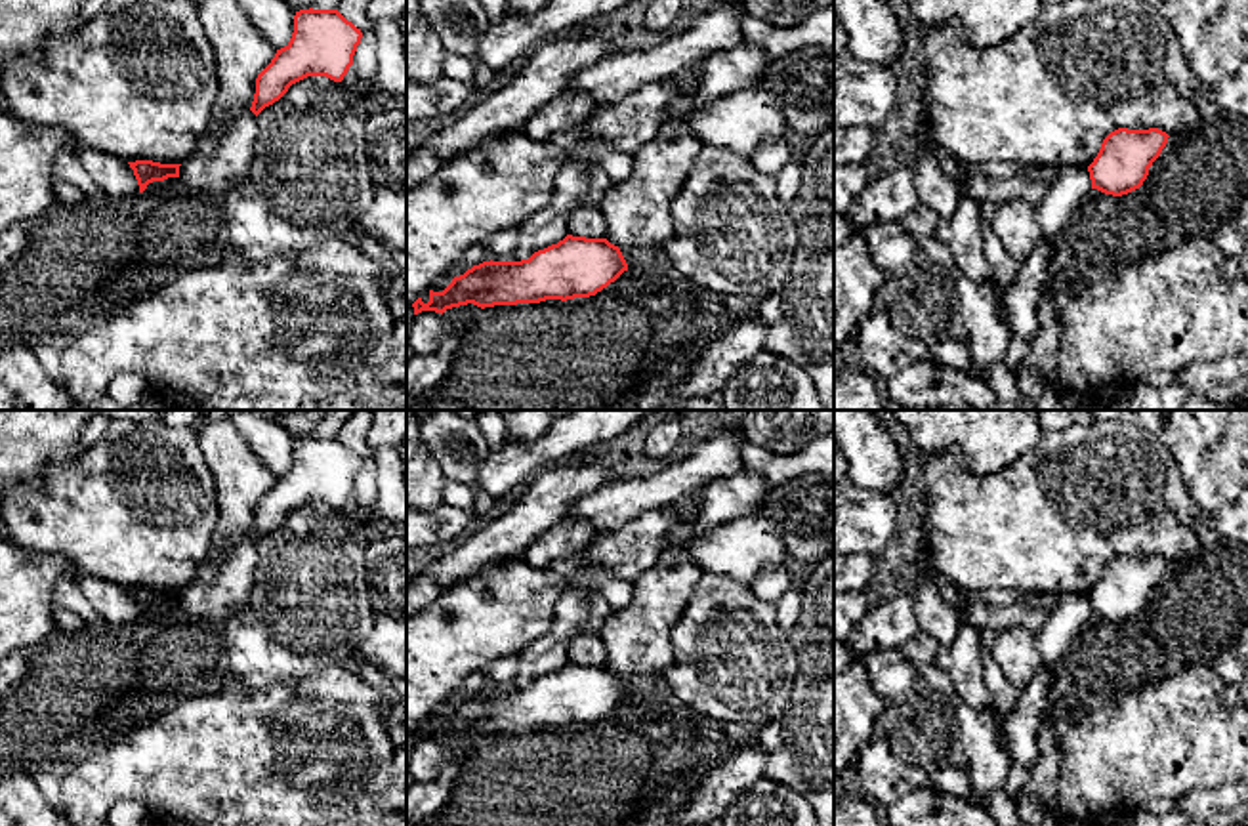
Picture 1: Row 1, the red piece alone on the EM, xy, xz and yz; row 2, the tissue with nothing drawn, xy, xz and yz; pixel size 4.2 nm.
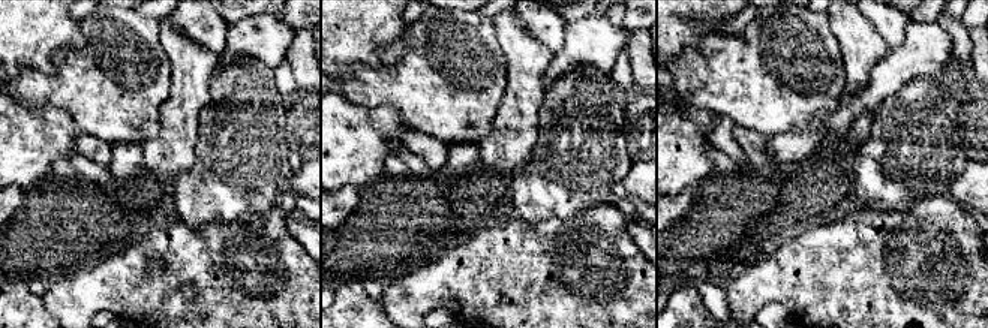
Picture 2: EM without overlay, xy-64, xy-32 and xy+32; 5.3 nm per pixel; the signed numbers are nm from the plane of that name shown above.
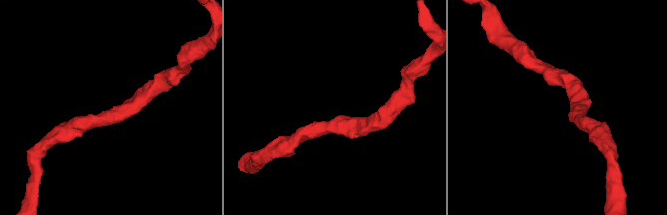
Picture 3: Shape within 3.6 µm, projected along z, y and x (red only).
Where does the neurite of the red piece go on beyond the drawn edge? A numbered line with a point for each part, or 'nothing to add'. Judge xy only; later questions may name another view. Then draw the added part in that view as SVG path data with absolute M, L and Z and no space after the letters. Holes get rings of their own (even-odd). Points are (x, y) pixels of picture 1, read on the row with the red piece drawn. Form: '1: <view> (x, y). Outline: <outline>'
nothing to add

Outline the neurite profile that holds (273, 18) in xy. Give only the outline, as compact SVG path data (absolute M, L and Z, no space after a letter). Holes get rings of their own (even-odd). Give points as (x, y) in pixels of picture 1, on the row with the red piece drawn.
M284 0L235 2L275 50L288 46L294 32L294 8L290 8Z

